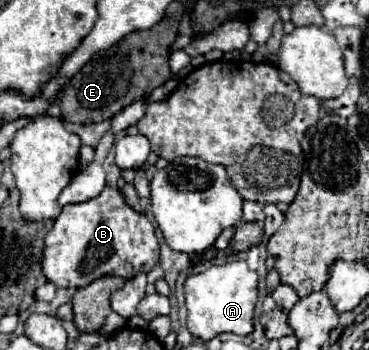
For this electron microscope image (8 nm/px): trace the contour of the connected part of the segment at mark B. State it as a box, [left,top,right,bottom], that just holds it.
[43,186,159,288]

